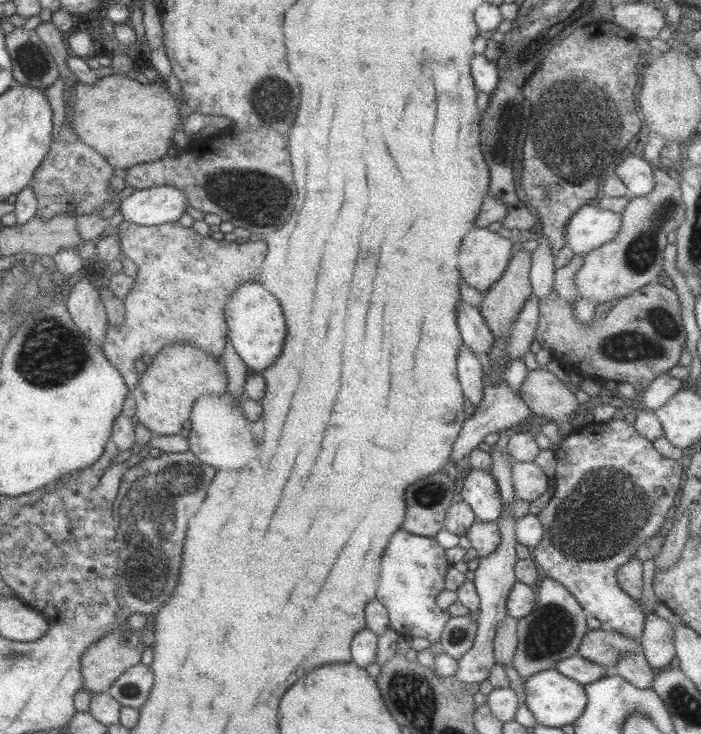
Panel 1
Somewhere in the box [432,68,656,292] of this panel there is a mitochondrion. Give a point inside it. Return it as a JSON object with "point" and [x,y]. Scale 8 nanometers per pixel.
{"point":[515,112]}

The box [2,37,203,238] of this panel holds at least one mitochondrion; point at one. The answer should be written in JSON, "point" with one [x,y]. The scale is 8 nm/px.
{"point":[32,61]}

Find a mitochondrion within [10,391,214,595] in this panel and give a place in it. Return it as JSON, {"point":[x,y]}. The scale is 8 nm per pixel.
{"point":[66,540]}

